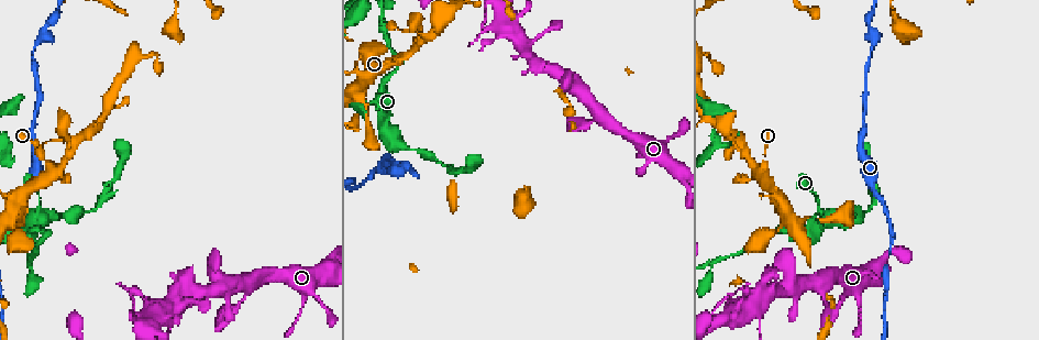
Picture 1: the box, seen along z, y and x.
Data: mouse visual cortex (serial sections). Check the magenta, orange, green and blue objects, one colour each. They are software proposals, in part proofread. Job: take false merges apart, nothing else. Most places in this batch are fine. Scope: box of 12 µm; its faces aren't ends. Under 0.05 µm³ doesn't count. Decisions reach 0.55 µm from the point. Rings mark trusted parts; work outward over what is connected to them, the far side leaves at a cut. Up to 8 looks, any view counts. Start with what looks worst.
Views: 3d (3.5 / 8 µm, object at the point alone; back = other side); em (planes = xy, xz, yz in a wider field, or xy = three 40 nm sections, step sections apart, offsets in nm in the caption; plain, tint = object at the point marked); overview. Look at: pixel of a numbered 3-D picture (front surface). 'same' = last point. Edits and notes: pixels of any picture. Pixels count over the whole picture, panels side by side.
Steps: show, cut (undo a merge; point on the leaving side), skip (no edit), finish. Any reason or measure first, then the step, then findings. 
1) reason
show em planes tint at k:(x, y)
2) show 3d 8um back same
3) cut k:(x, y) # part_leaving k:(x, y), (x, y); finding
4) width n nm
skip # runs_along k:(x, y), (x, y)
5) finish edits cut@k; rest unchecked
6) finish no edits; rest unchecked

sharp bend
show 3d 3.5um at 1:(377, 103)

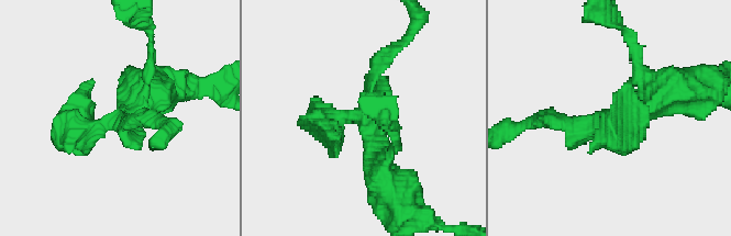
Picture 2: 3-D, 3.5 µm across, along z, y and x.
show em planes tint at 2:(119, 117)

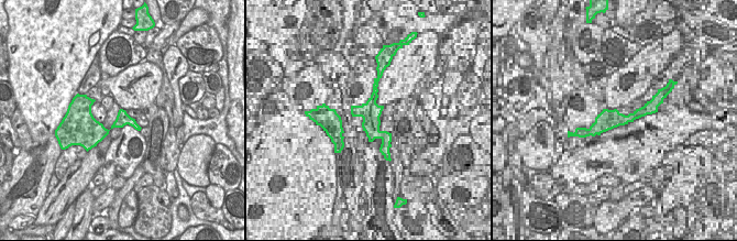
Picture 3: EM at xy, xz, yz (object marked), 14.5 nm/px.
skip # runs_along 3:(87, 114), (100, 130), (133, 123); one cell here

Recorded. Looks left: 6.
show 3d 8um back at 1:(382, 8)

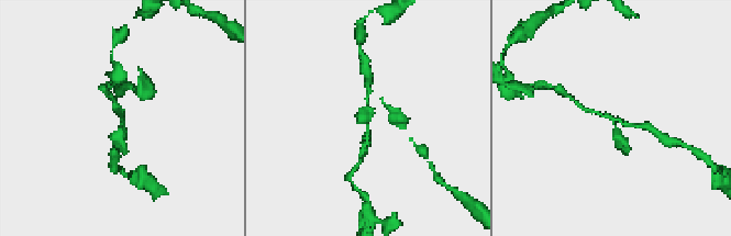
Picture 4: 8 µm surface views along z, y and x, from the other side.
zoom in
show 3d 3.5um at 4:(120, 120)

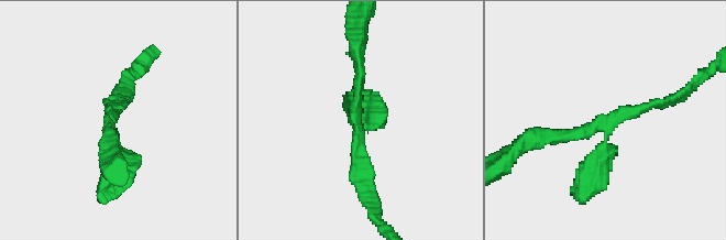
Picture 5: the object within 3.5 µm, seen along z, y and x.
show em xy step 3 tint at 5:(114, 124)

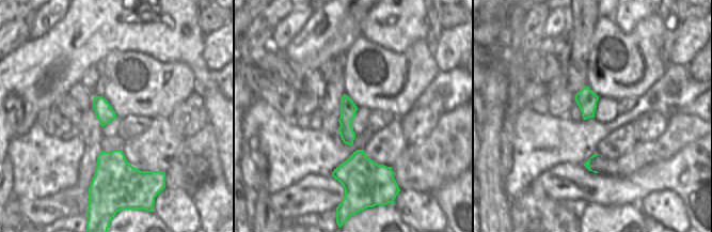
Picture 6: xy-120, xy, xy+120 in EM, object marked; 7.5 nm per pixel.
skip # runs_along 5:(672, 99), (614, 120), (585, 184); one cell here

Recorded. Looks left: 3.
small branch off a trunk
show 3d 3.5um at 1:(759, 316)

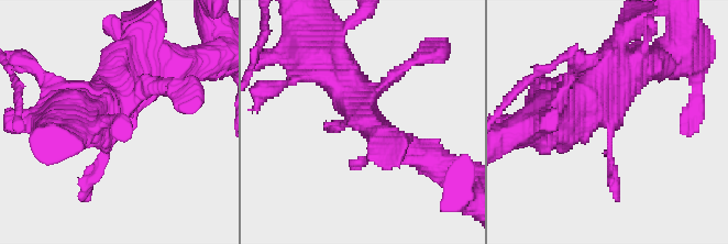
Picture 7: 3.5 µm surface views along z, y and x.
arms 4; arm_widths 150, 200, 450, 600 nm
show em xy step 5 tint at 7:(607, 122)

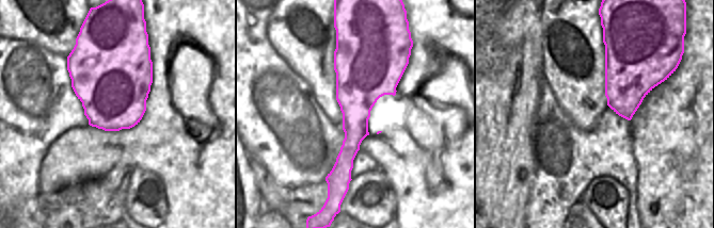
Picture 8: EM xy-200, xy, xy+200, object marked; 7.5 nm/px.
skip # runs_along 7:(136, 73), (112, 97), (102, 164), (79, 185); all the same cell

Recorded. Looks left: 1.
finish no edits; rest unchecked

